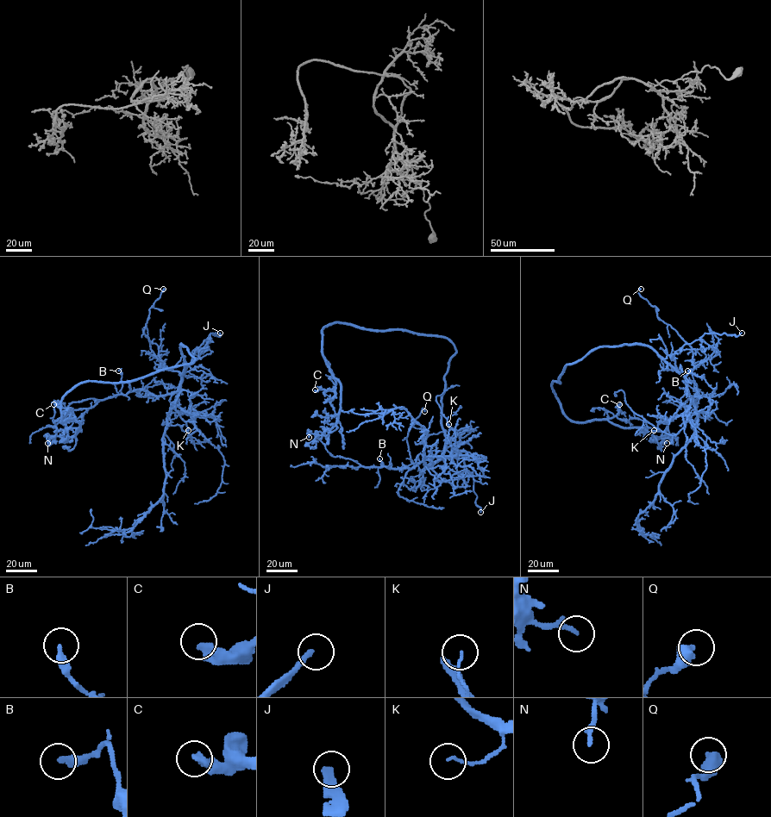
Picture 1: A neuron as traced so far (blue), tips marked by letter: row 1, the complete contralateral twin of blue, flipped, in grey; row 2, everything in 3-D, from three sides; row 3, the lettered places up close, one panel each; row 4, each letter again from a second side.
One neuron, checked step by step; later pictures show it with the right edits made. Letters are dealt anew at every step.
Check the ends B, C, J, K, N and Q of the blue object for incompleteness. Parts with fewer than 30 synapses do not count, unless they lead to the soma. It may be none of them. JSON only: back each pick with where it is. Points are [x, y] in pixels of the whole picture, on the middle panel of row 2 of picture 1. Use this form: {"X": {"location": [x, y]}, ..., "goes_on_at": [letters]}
{"C": {"location": [315, 389]}, "J": {"location": [480, 512]}, "goes_on_at": ["C", "J"]}

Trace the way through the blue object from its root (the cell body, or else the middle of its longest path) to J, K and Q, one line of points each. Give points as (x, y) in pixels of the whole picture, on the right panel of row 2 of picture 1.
J: (598, 347), (647, 345), (676, 369), (674, 353), (685, 344), (698, 339), (705, 333), (737, 336), (742, 333)
K: (598, 347), (648, 345), (685, 378), (690, 401), (685, 426), (673, 435), (658, 428), (654, 430)
Q: (598, 347), (647, 345), (680, 373), (693, 368), (692, 347), (657, 316), (655, 308), (637, 292), (641, 289)

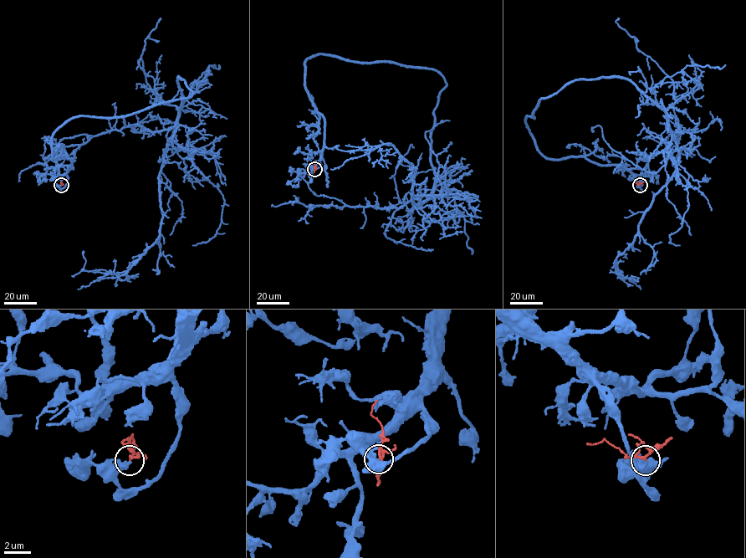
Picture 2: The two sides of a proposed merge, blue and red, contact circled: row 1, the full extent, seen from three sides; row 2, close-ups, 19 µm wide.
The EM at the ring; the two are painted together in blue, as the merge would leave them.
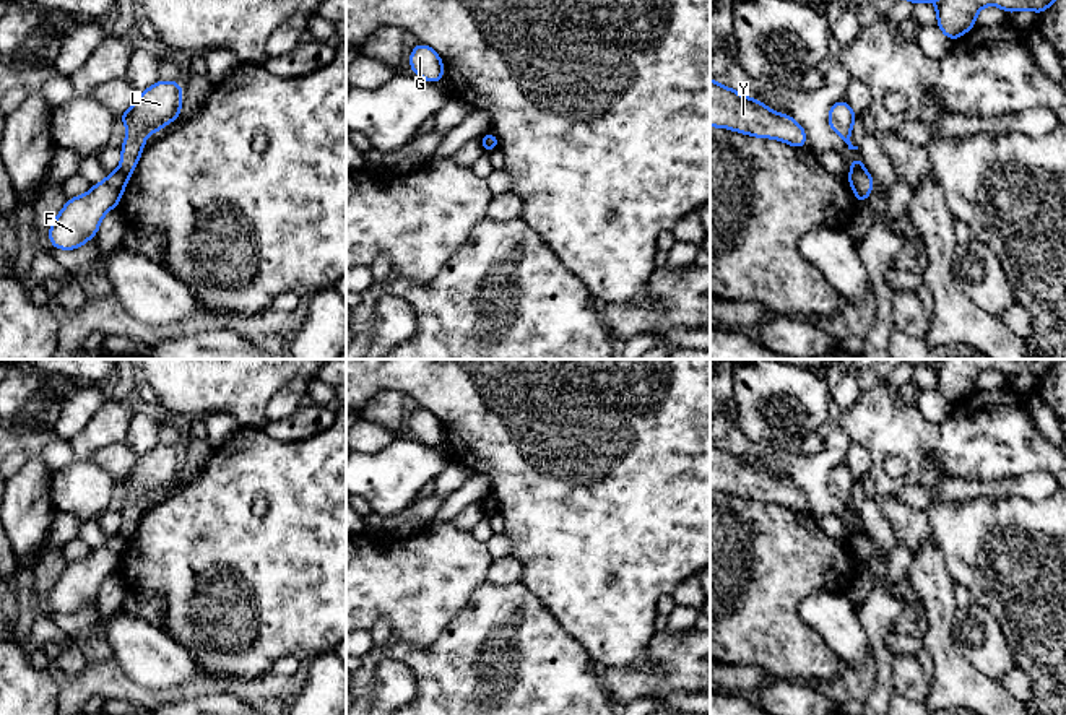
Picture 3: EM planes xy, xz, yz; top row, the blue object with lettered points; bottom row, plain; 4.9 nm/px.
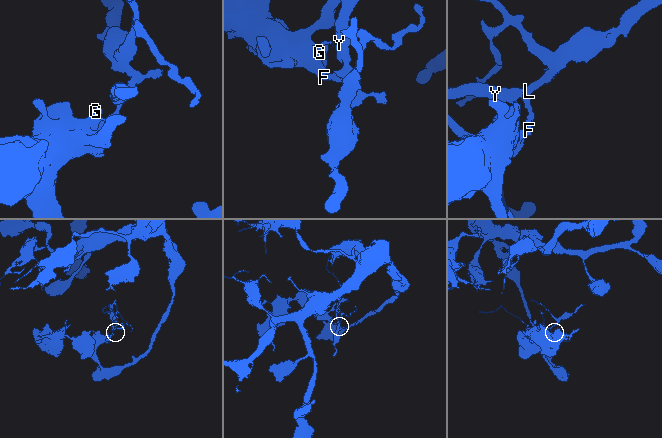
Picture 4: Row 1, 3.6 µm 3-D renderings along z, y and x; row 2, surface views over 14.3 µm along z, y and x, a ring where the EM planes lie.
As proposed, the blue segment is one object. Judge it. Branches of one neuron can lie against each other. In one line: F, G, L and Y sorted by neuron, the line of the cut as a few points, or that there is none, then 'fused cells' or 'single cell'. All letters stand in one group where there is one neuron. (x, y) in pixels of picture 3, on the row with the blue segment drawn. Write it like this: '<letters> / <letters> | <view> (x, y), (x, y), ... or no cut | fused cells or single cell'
F G / L Y | xy (119, 168), (127, 176) | fused cells

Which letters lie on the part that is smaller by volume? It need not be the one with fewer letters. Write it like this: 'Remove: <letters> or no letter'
Remove: L, Y

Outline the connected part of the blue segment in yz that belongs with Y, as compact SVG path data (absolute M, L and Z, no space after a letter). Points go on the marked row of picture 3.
M710 78L710 127L723 127L757 138L775 138L806 148L806 130L790 115L775 114L759 99L744 98Z

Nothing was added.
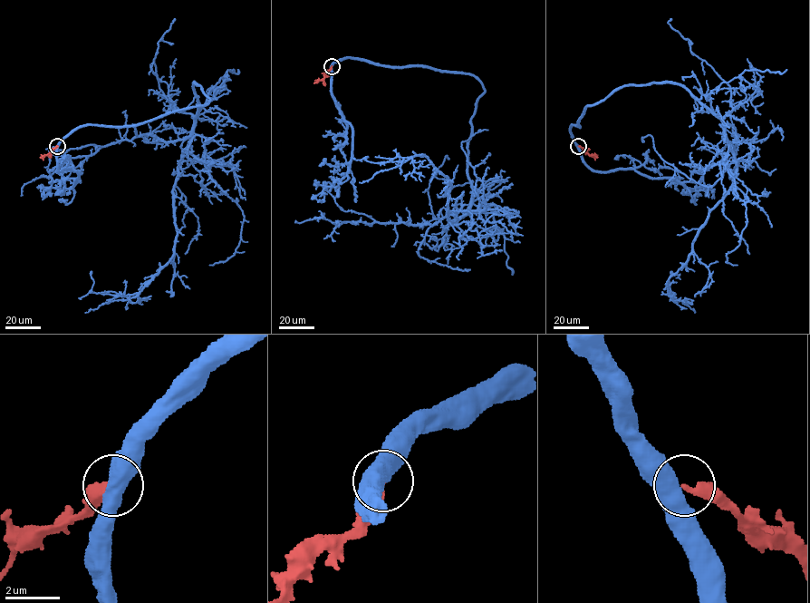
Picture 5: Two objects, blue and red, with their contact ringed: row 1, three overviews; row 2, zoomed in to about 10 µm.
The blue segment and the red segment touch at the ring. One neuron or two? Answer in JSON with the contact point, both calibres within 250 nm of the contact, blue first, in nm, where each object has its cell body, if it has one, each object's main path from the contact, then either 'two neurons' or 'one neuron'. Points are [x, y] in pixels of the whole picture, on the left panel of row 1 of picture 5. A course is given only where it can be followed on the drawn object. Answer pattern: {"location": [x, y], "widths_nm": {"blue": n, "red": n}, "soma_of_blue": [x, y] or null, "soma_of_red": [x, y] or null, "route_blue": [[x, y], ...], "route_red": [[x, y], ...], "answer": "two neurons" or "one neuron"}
{"location": [57, 146], "widths_nm": {"blue": 550, "red": 340}, "soma_of_blue": null, "soma_of_red": null, "route_blue": [[57, 146], [88, 125], [210, 100], [194, 82], [171, 257], [132, 297], [91, 292], [91, 271]], "route_red": [[57, 146], [49, 155], [40, 157]], "answer": "two neurons"}

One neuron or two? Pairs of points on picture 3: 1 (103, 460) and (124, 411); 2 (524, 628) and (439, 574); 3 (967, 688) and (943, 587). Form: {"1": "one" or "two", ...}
{"1": "two", "2": "two", "3": "one"}

